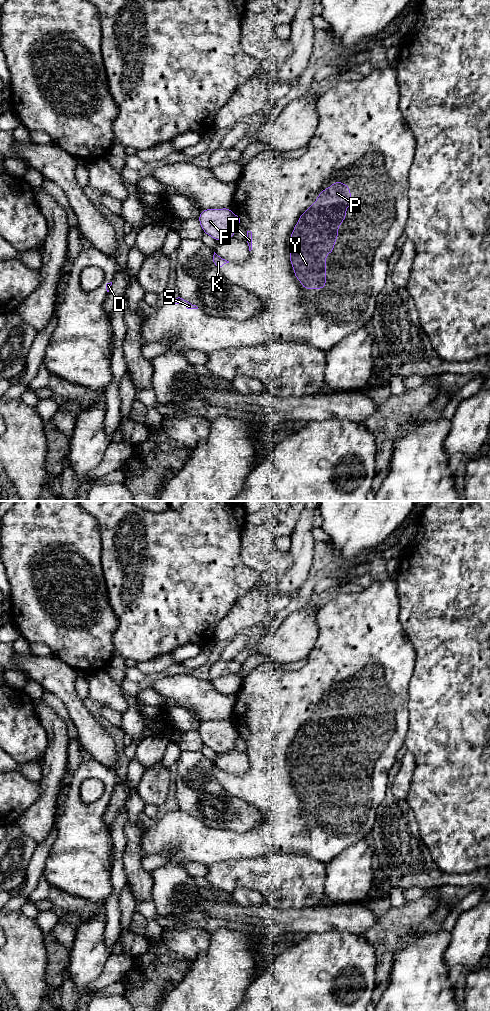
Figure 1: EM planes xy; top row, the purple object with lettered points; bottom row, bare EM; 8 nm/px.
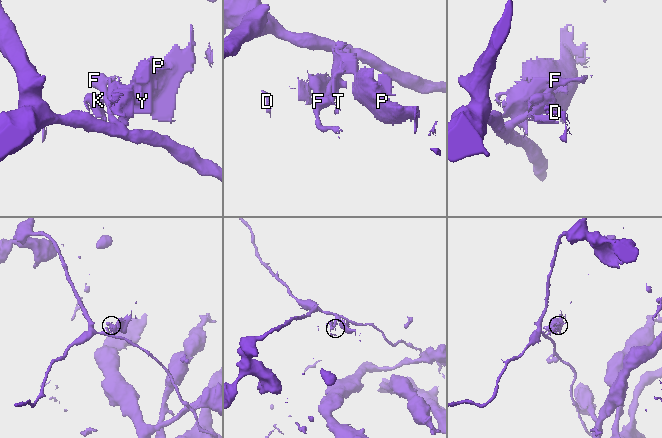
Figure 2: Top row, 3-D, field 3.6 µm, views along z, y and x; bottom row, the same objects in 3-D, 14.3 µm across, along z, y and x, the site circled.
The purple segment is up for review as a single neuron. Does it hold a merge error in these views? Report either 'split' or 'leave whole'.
split

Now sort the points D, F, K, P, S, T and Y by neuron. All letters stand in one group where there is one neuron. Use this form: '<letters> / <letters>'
D K P S T Y / F

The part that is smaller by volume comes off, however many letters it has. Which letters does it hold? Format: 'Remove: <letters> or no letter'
Remove: F

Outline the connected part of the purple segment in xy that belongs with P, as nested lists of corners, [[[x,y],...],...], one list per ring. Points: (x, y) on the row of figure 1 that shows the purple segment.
[[[335,181],[328,189],[323,189],[318,194],[318,199],[298,218],[298,223],[290,234],[290,264],[303,289],[326,288],[326,254],[334,252],[338,226],[346,219],[347,206],[353,203],[350,186]]]

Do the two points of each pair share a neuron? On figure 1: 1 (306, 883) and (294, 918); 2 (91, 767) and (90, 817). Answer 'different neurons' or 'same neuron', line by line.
1: different neurons
2: same neuron

